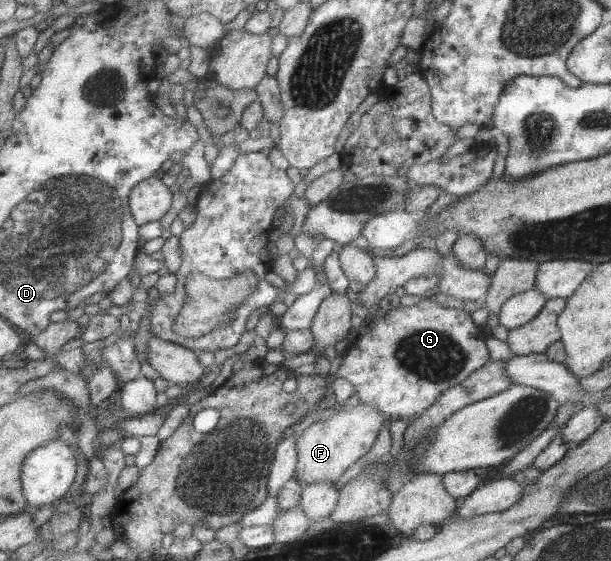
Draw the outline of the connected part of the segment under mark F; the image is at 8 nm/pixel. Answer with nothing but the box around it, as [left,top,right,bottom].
[295,402,390,486]

